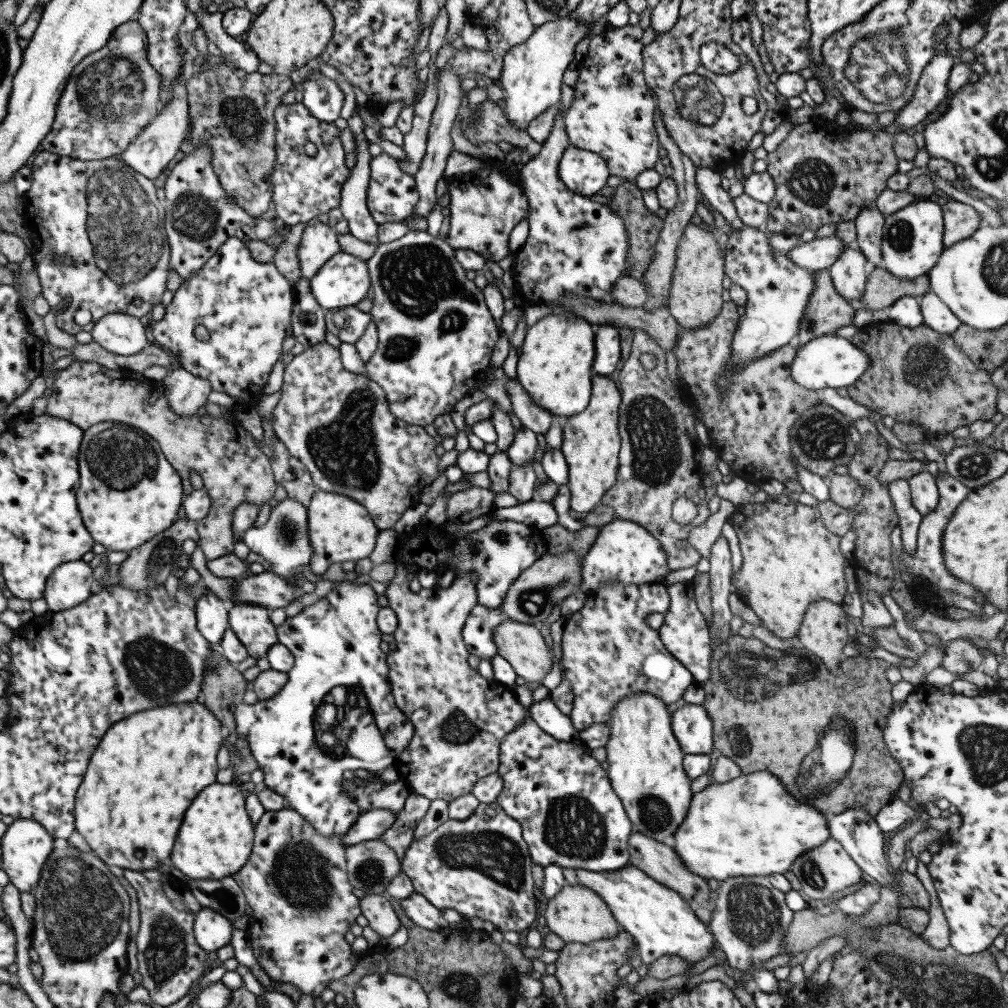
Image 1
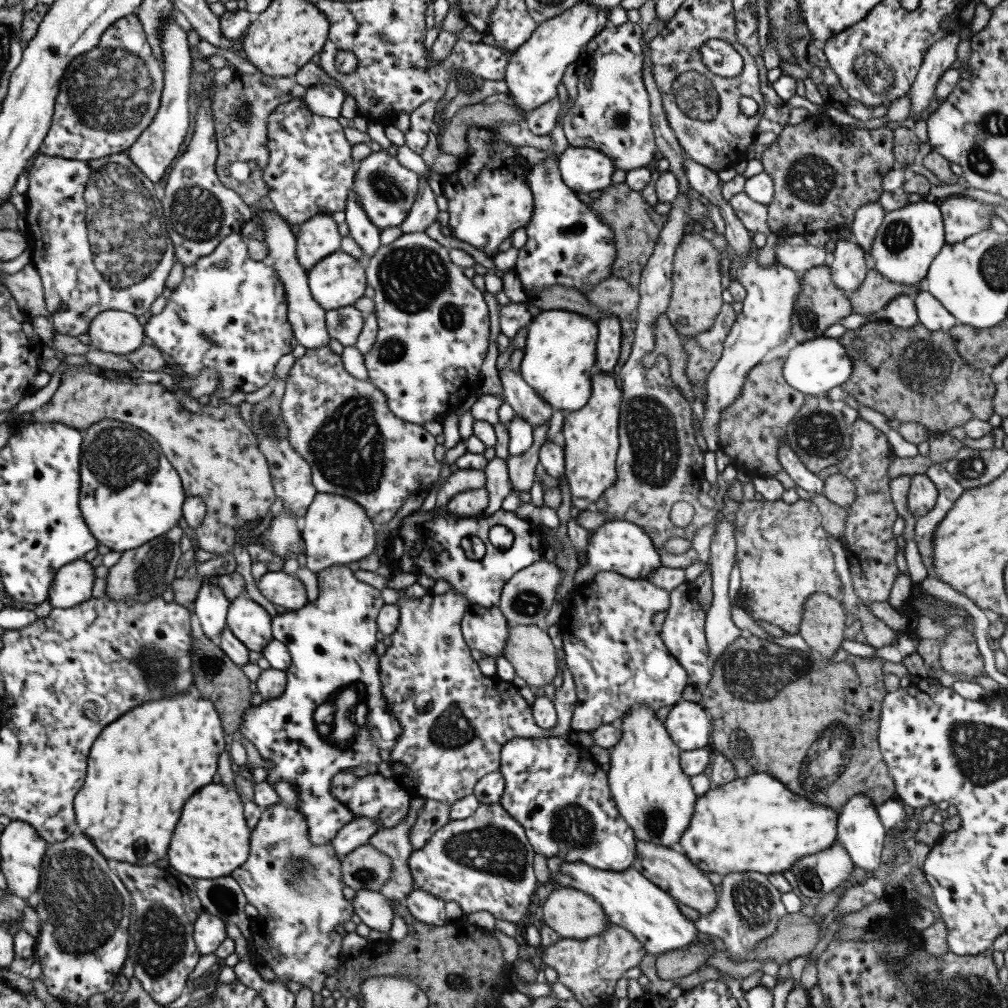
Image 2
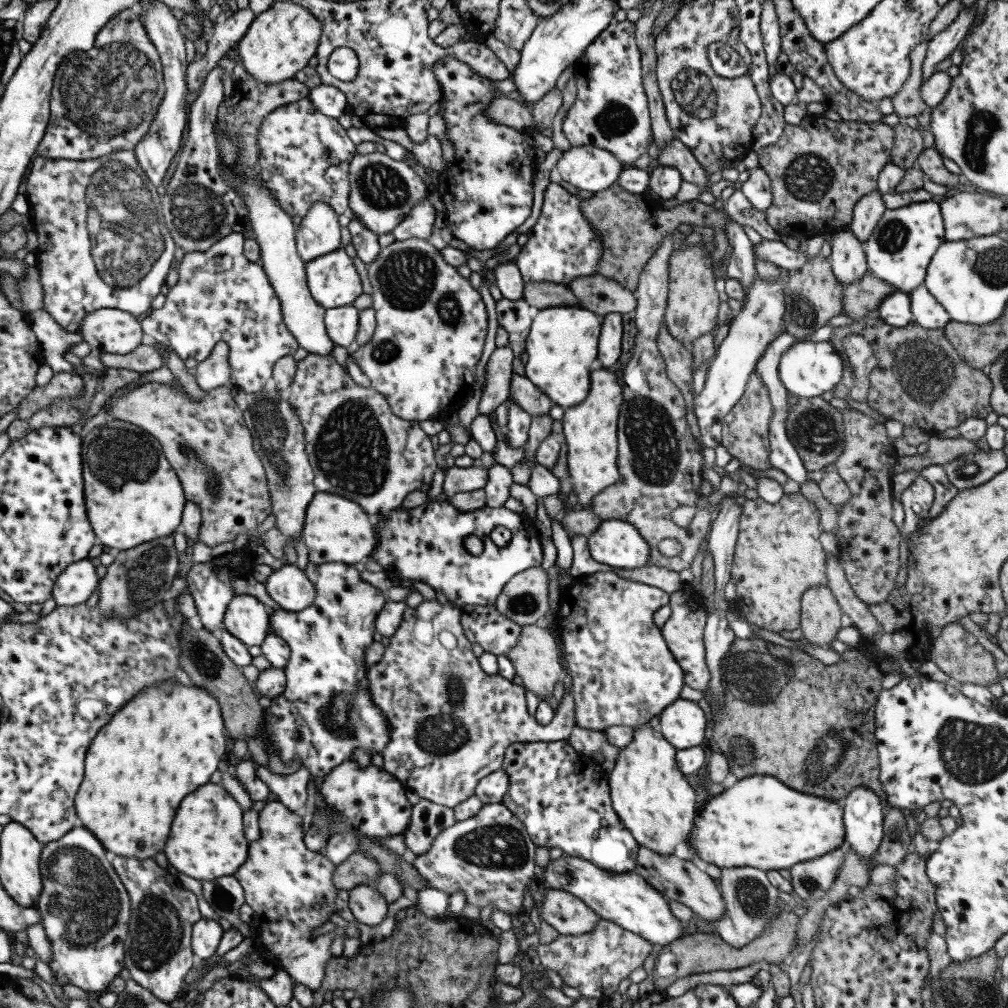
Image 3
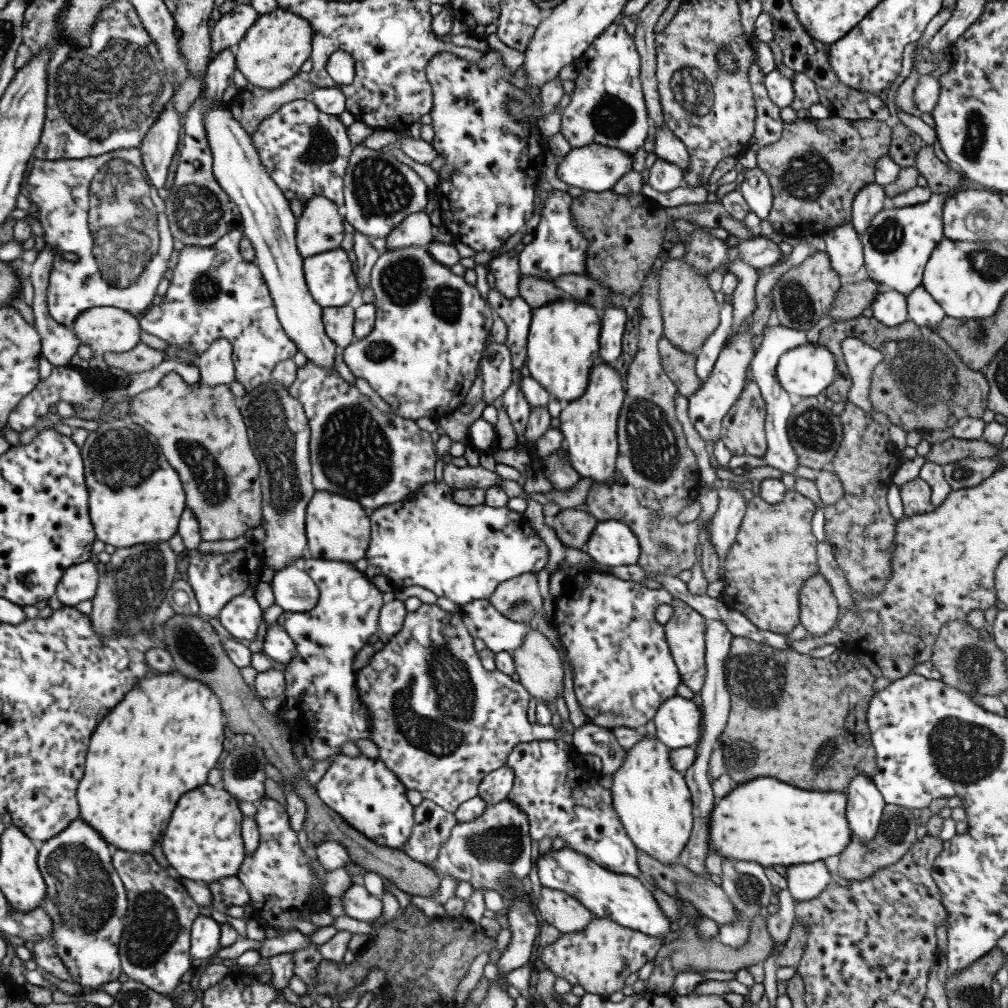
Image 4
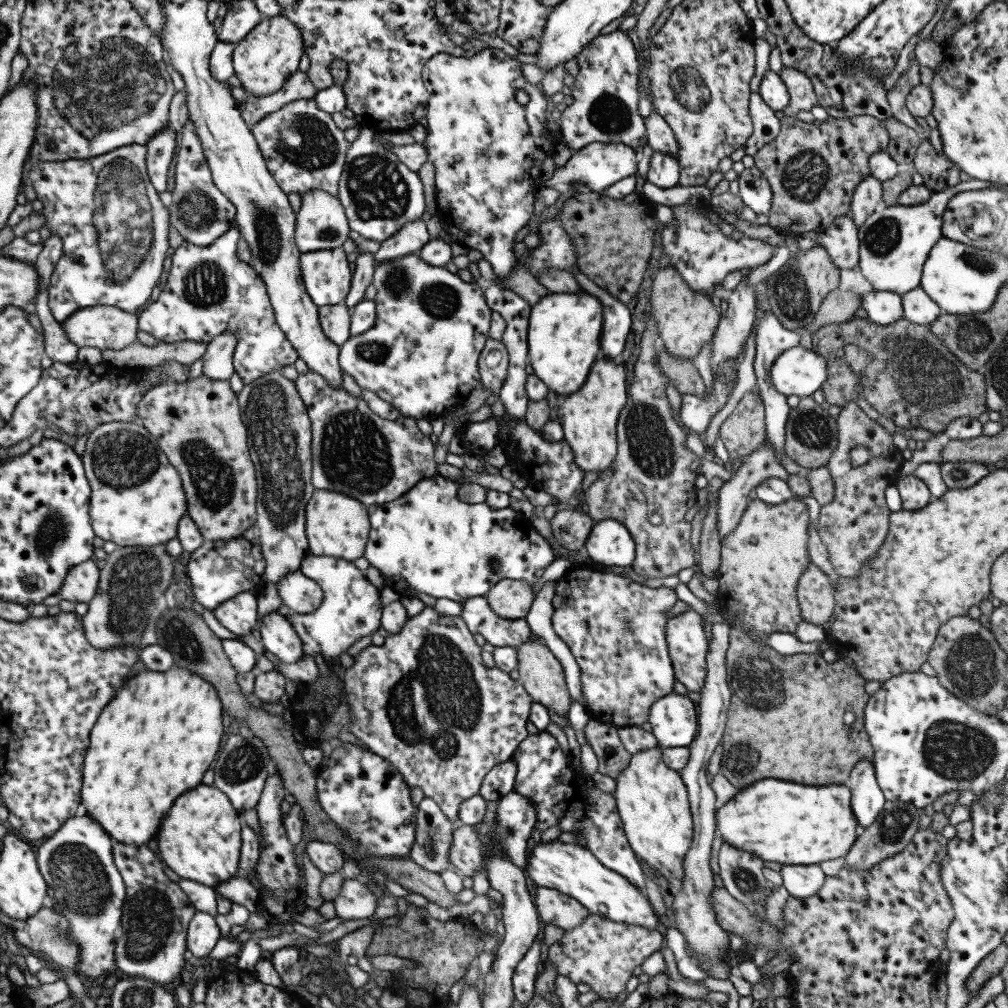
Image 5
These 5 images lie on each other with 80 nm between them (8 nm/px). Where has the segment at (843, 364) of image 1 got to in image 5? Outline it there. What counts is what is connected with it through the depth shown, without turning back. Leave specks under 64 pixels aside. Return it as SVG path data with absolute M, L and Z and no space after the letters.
M801 345L782 350L769 367L770 384L779 392L789 396L811 397L828 377L825 358Z

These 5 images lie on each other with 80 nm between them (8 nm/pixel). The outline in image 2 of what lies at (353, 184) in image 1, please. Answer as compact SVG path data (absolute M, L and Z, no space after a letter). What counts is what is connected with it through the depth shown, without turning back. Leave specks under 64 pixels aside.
M353 188L349 189L349 193L347 193L344 215L348 236L359 246L366 259L373 256L380 247L378 241L380 230L373 226L372 222L369 222L368 216L361 209L361 205L357 203L357 195L353 193Z

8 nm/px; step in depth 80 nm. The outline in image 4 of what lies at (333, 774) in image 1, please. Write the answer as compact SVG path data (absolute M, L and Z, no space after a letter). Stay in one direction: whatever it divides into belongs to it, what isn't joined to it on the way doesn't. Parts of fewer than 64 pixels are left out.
M309 558L299 563L305 574L315 583L319 594L312 610L305 613L281 612L276 622L285 630L295 646L295 655L285 665L282 674L285 678L283 701L276 716L288 728L288 734L293 744L302 746L303 754L315 762L341 754L341 746L346 742L356 742L358 739L371 740L368 714L359 702L355 689L355 672L351 659L362 654L366 649L369 636L378 631L377 620L383 604L380 592L364 573L357 571L348 562Z

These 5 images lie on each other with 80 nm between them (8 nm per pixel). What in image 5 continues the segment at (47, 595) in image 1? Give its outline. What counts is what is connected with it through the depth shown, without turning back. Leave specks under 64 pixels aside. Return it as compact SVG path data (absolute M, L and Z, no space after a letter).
M91 559L73 566L64 576L64 581L58 590L59 596L69 602L88 603L97 590L98 569Z

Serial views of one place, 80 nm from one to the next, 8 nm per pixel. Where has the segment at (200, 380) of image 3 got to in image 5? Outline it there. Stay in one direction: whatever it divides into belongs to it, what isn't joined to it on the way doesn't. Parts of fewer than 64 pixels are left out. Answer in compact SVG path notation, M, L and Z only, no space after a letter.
M227 331L212 338L200 358L202 373L215 380L228 380L234 372L232 352L236 344L237 337Z

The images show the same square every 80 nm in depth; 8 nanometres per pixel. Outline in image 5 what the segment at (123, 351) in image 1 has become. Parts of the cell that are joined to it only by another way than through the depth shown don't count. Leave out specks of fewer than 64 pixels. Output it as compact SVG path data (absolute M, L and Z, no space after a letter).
M95 305L75 310L68 314L60 322L61 328L64 329L67 340L75 346L94 346L101 351L121 350L128 344L135 342L135 334L138 331L137 313L128 313L114 306Z

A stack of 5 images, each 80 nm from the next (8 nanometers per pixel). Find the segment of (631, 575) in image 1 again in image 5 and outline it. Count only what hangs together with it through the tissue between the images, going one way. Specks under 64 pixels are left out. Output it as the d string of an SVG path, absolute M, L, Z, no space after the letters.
M594 521L584 542L588 557L605 567L629 566L634 557L634 542L619 521Z

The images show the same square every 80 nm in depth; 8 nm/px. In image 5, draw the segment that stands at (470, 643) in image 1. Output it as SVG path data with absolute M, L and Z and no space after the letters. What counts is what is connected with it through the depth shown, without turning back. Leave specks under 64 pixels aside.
M484 596L464 600L459 618L463 620L471 635L480 634L493 648L517 647L530 638L530 630L524 618L505 619L489 609Z

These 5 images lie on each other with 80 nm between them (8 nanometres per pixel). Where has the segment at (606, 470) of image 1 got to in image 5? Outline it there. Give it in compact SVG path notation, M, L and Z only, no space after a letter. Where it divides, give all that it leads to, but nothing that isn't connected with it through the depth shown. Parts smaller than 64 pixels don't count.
M605 358L594 360L584 383L576 393L568 394L559 402L557 410L557 421L562 428L563 440L570 446L574 456L574 463L584 472L598 472L605 470L616 455L616 422L623 409L627 398L627 388L625 388L625 370L618 360Z

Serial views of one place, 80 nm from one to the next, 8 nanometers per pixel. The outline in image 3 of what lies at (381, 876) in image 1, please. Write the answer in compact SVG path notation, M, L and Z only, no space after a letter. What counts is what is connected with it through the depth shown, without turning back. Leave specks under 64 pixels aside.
M353 852L333 869L331 883L337 892L348 892L358 885L374 888L381 874L374 858L362 852Z

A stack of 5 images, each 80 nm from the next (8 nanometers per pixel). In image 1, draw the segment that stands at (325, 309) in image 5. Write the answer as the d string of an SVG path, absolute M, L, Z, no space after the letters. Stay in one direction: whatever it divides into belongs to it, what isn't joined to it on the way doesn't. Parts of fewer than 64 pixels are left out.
M354 306L327 309L324 314L326 332L333 334L340 342L354 345L369 324L370 314L359 311Z

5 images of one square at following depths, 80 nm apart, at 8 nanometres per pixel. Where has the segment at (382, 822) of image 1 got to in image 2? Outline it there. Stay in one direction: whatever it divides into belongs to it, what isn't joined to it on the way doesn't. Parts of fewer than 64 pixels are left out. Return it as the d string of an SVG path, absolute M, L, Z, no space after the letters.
M365 816L354 818L347 824L344 824L333 835L333 838L330 838L330 845L333 847L338 858L341 859L354 848L367 843L369 837L377 830L379 828L376 820Z

